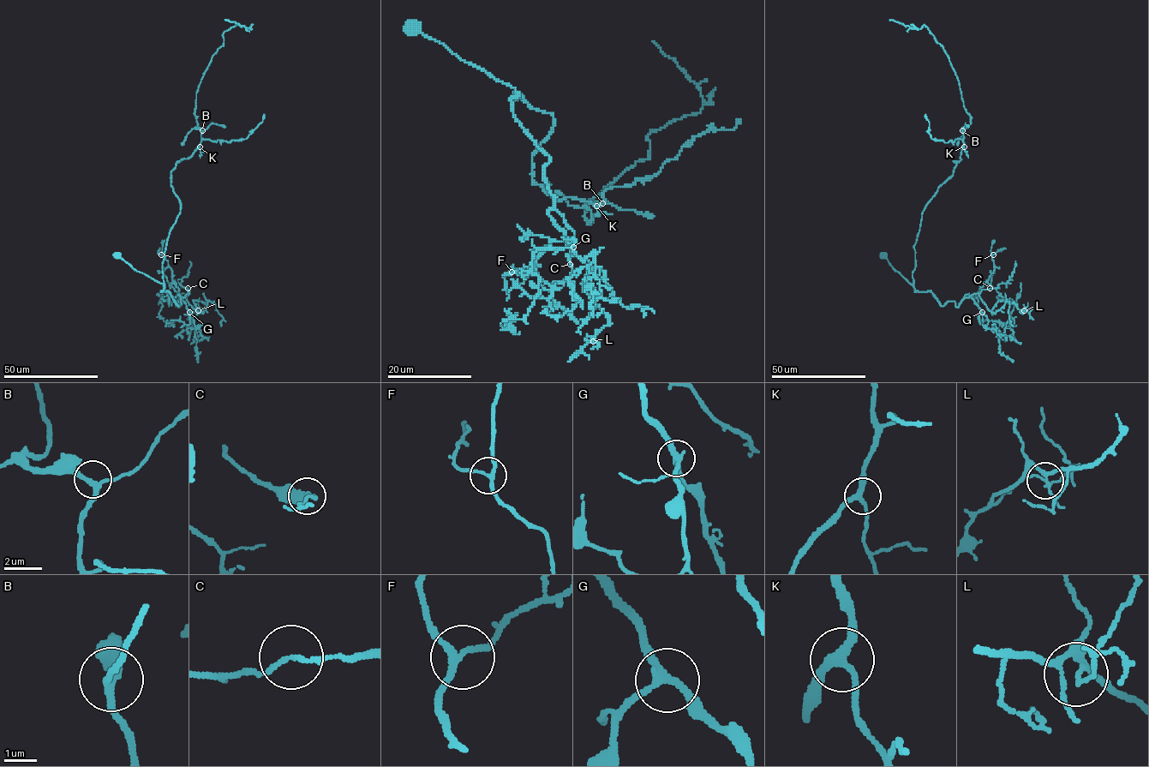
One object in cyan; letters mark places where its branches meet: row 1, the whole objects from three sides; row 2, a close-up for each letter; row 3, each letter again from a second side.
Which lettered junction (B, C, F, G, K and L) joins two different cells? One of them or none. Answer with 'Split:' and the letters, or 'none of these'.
Split: none of these

